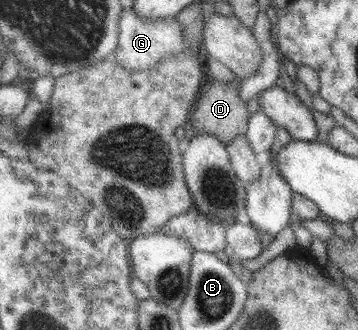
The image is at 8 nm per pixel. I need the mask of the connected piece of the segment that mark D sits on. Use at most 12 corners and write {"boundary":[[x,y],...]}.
{"boundary":[[215,81],[191,118],[228,145],[248,131],[239,83]]}

